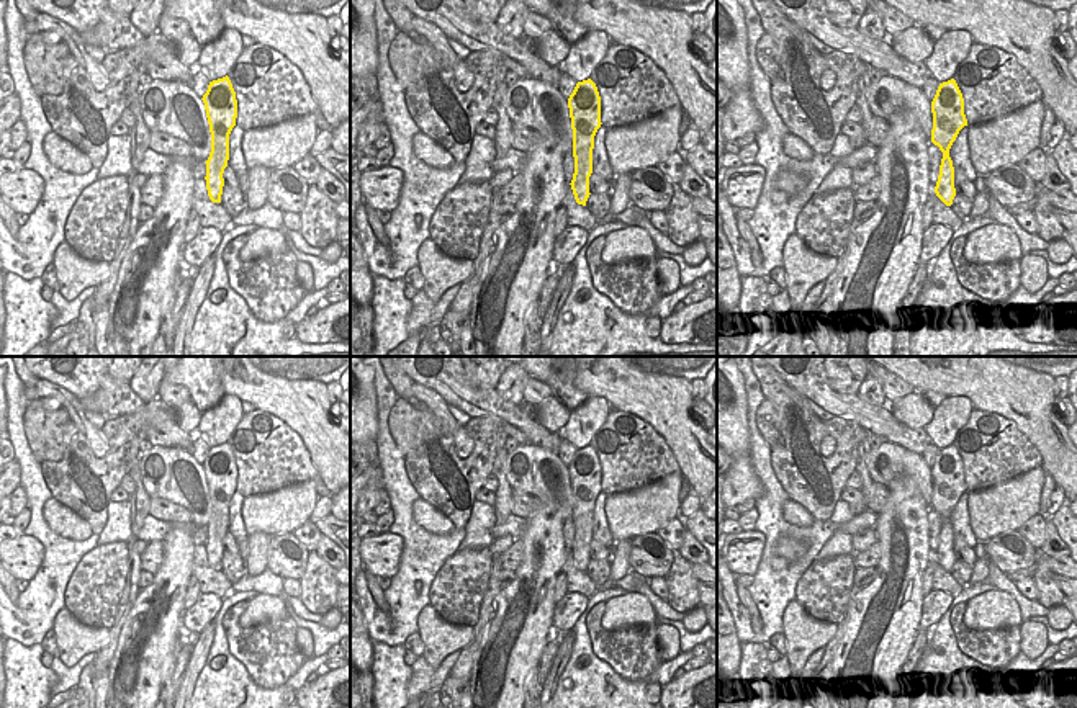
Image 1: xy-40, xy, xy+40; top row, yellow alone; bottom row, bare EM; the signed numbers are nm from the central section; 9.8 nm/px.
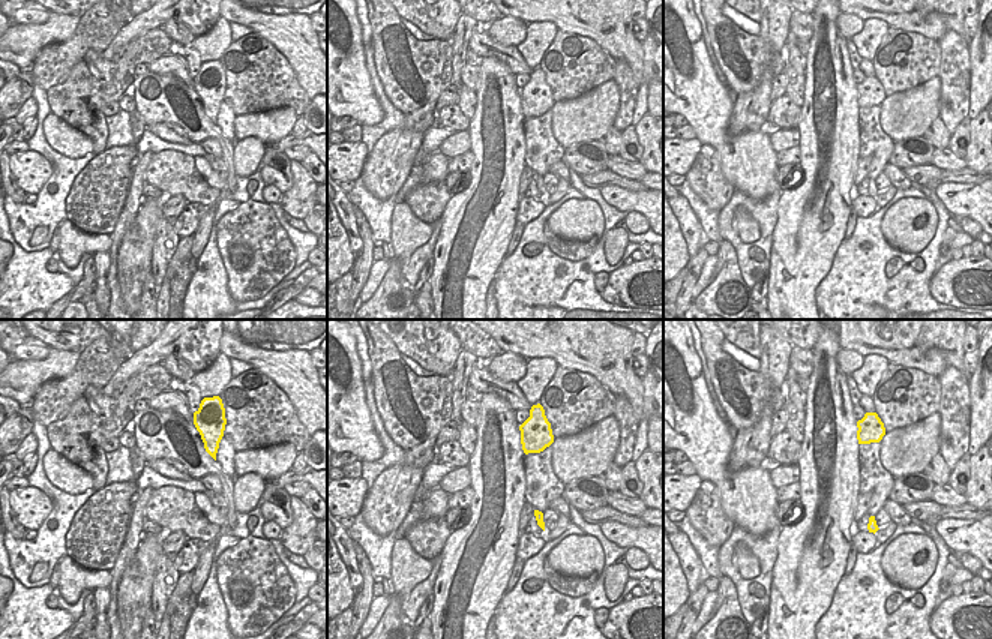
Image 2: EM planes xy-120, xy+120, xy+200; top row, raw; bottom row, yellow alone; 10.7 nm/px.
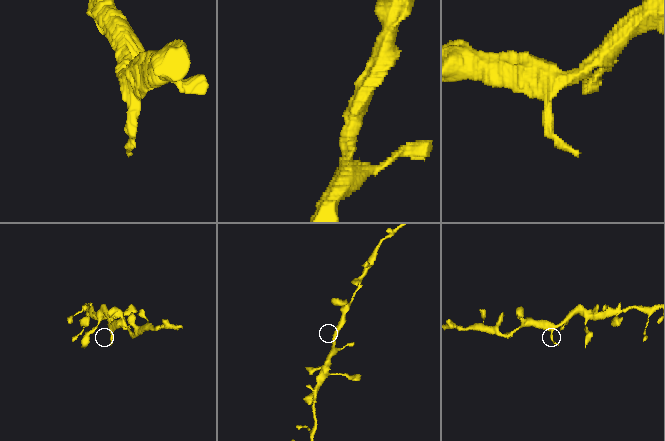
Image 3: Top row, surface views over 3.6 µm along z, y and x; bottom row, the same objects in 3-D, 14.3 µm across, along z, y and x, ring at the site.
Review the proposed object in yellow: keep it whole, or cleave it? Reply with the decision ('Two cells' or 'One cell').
One cell

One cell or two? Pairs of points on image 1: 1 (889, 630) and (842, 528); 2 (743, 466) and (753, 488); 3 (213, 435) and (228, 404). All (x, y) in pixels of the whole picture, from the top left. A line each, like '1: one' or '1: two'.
1: two
2: one
3: one

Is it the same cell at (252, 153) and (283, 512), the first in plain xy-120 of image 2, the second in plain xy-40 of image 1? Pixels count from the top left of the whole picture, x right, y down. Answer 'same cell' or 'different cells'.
different cells

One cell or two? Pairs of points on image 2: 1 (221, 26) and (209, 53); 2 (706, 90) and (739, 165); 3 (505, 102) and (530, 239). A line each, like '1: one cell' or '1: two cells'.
1: one cell
2: one cell
3: two cells

